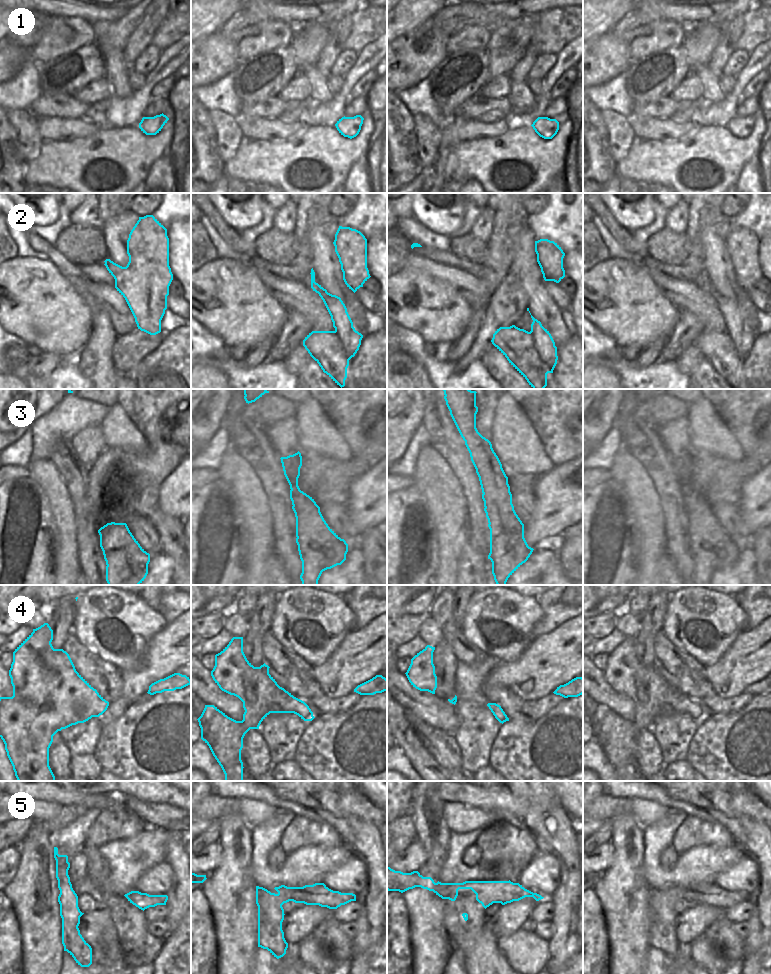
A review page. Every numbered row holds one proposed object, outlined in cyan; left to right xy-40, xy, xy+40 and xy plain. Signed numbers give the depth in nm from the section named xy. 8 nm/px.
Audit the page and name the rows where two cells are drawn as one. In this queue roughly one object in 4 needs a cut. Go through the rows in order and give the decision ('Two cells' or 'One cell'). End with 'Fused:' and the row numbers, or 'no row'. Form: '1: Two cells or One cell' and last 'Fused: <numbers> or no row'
1: One cell
2: Two cells
3: Two cells
4: One cell
5: Two cells
Fused: 2, 3, 5.

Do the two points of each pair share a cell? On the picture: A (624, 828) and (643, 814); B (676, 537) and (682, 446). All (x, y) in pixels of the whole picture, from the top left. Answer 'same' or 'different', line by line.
A: different
B: different

